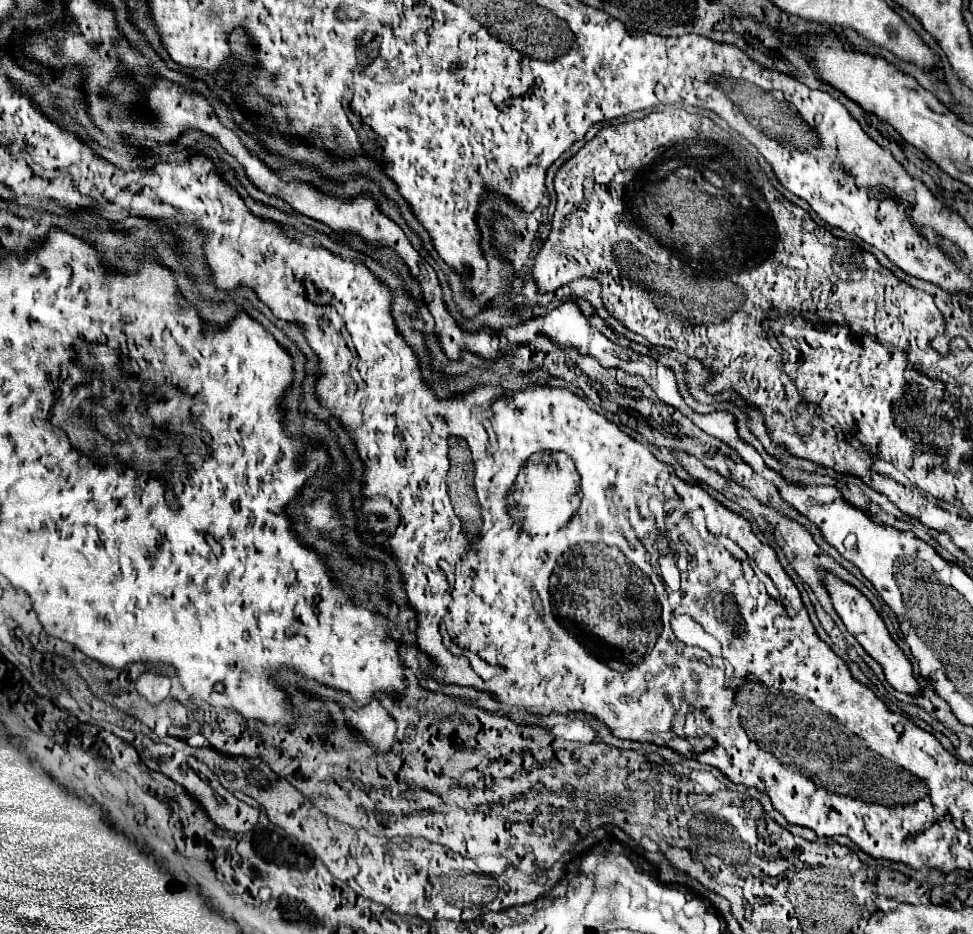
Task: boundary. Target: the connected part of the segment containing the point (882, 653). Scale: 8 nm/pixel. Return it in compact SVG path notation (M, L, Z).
M829 575L827 581L827 589L829 589L829 595L831 595L831 601L835 605L835 611L841 615L847 631L859 641L859 645L883 667L885 671L885 677L887 681L901 693L909 693L909 695L917 695L917 691L921 691L919 687L919 681L915 679L913 675L913 665L911 661L903 655L903 651L899 649L899 645L891 639L883 619L879 617L879 613L873 609L873 605L861 595L861 591L857 591L855 587L849 587L847 583L843 583L841 579Z

